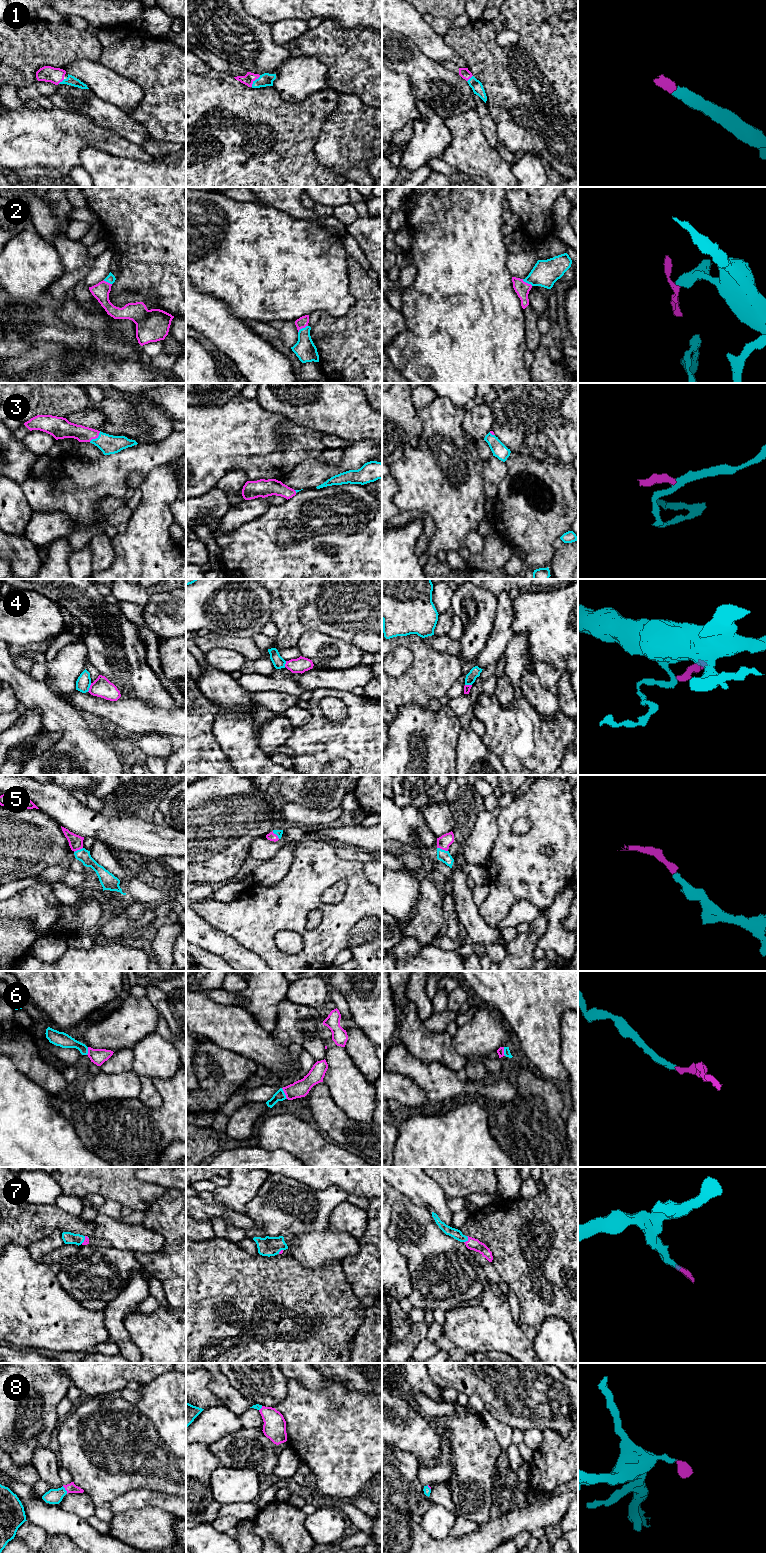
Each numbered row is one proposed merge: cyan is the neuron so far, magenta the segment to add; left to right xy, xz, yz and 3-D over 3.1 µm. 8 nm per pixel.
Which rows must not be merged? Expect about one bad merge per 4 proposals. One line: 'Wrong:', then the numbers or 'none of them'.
Wrong: 4

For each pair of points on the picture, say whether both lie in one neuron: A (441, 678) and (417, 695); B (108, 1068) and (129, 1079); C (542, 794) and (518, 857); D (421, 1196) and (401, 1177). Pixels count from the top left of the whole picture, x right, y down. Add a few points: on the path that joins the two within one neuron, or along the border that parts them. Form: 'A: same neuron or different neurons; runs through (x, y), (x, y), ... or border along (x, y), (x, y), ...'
A: same neuron; runs through (435, 678), (423, 689)
B: different neurons; border along (131, 1069), (112, 1074), (101, 1072)
C: same neuron; runs through (542, 810), (542, 832), (533, 841)
D: same neuron; runs through (416, 1191), (406, 1181)

